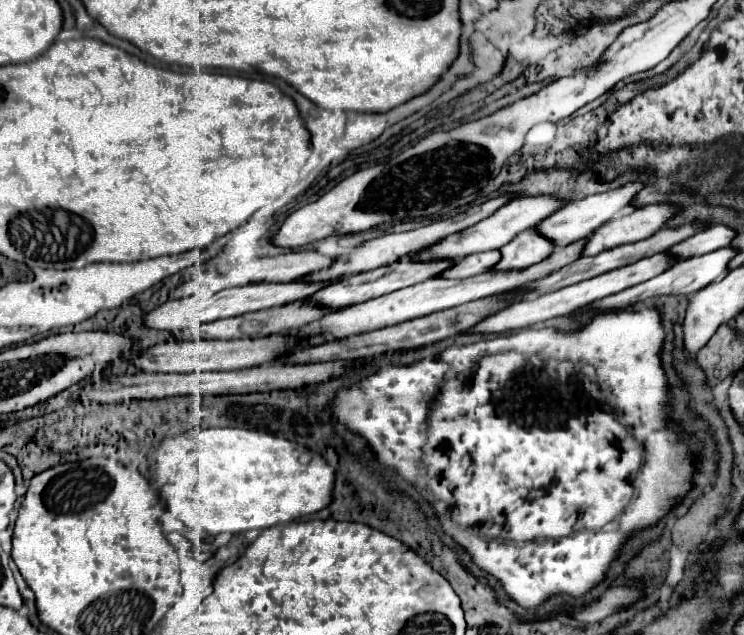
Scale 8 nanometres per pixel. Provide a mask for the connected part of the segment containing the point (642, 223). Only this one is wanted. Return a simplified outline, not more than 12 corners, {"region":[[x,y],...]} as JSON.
{"region":[[669,204],[621,210],[603,222],[583,256],[645,240],[677,210]]}

